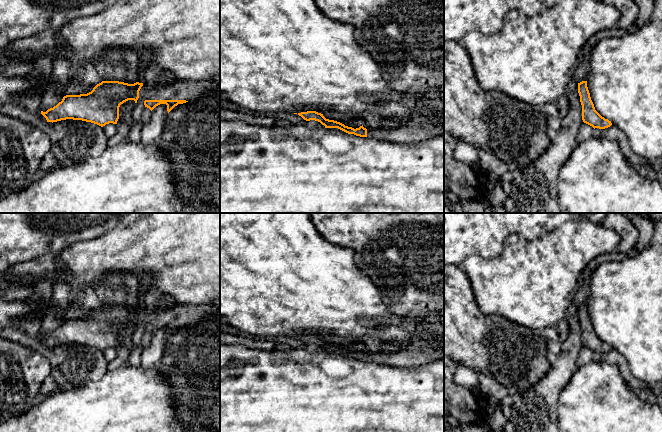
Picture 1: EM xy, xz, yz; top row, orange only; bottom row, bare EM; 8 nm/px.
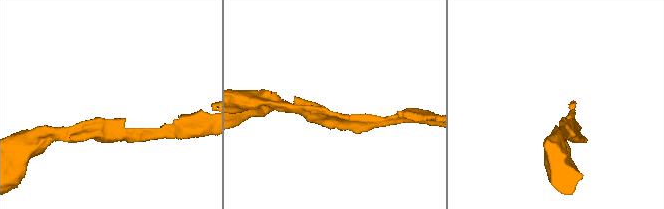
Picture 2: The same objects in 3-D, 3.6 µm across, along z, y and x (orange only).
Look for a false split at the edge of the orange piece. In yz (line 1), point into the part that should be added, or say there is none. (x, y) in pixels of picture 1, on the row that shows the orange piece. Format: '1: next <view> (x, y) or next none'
1: next none

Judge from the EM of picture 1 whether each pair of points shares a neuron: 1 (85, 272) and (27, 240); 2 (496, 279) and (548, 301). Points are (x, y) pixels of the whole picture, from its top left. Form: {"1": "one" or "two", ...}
{"1": "two", "2": "one"}

